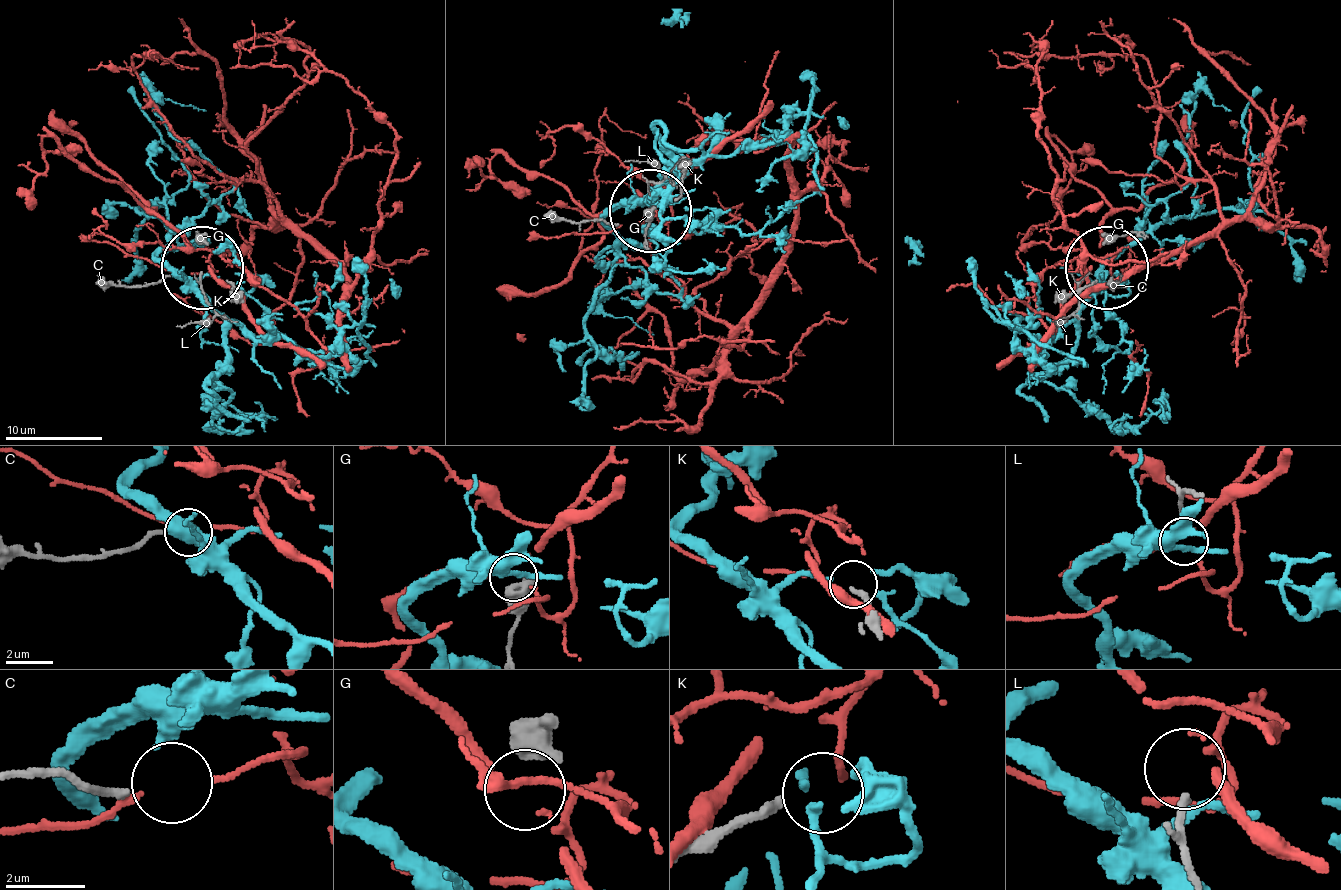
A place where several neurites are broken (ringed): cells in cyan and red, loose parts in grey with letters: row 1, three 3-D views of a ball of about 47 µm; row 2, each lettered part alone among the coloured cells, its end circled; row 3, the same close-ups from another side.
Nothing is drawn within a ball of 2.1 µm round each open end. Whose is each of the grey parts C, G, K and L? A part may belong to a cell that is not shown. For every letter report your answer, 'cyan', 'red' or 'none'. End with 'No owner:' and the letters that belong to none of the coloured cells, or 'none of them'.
C: none
G: none
K: none
L: red
No owner: C, G, K

